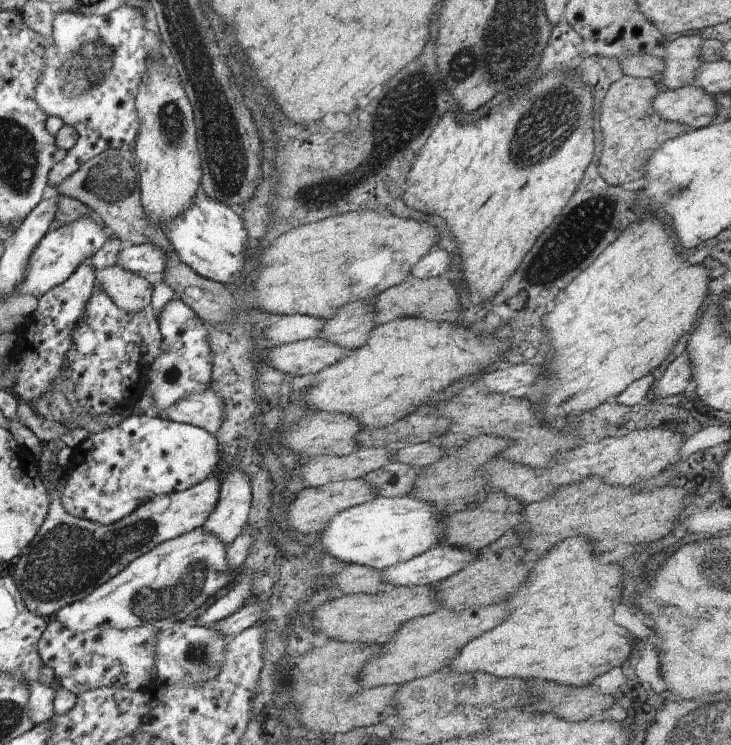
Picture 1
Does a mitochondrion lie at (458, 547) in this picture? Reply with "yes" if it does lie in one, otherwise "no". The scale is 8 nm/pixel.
no

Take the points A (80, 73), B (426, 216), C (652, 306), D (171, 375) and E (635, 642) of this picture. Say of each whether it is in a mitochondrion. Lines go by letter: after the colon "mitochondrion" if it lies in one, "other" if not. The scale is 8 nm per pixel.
A: mitochondrion
B: other
C: other
D: other
E: other

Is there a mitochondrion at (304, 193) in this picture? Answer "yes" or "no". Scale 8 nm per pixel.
yes

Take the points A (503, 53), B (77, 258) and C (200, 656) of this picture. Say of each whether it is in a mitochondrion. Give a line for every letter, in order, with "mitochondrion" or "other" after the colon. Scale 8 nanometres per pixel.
A: mitochondrion
B: other
C: mitochondrion

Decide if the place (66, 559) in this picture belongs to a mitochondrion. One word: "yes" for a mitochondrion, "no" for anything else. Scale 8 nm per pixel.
yes

